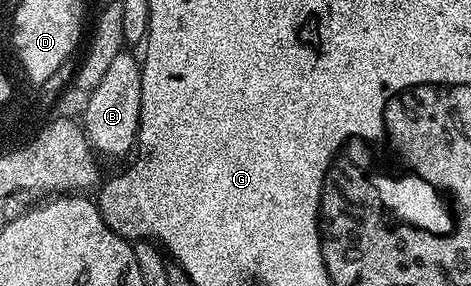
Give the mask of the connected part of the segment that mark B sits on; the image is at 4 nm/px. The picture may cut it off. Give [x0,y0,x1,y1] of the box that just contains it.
[82,49,142,159]

